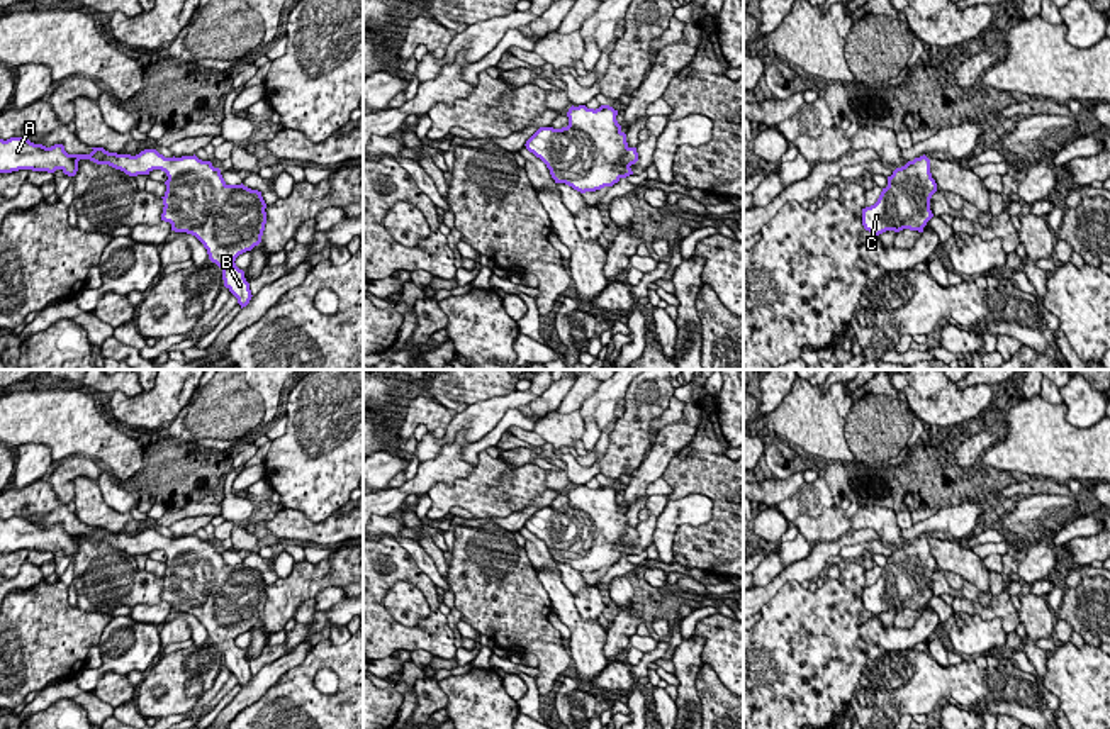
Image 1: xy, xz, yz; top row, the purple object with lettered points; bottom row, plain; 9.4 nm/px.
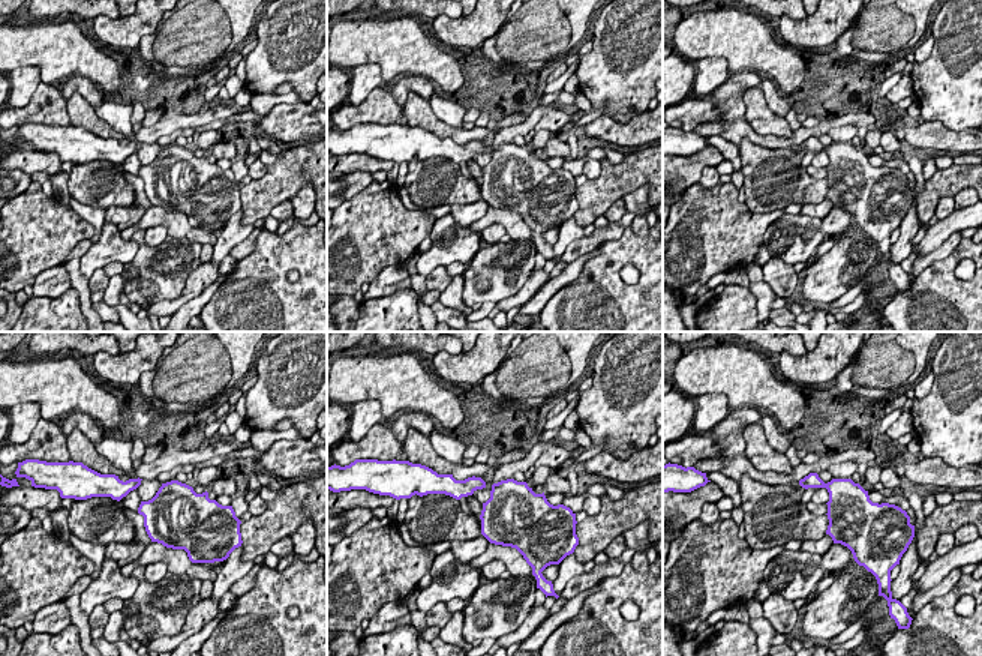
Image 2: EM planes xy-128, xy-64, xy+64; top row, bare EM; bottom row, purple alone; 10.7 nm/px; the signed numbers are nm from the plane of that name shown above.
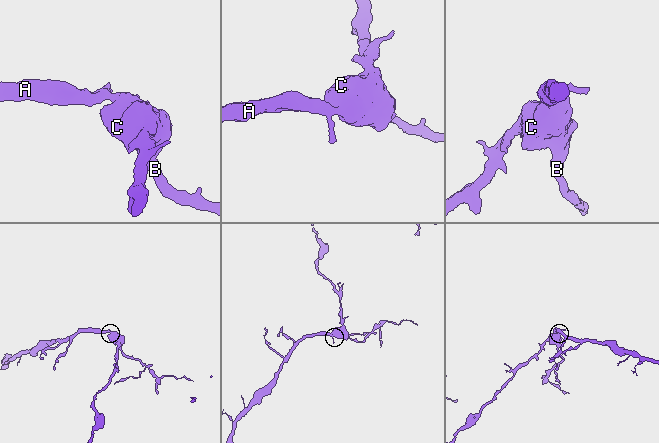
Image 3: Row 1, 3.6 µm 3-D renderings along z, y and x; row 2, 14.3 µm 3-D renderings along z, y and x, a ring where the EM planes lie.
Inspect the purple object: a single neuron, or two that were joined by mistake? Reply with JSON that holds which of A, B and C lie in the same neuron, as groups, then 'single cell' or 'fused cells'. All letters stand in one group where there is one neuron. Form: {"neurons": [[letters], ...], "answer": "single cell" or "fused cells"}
{"neurons": [["A", "B", "C"]], "answer": "single cell"}

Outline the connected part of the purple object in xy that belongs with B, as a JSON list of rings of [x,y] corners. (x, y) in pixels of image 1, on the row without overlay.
[[[27,517],[0,519],[0,553],[19,549],[48,551],[61,549],[68,556],[75,556],[80,539],[90,539],[97,544],[109,544],[129,556],[149,554],[153,549],[166,553],[166,571],[163,578],[161,600],[171,604],[171,610],[195,615],[207,629],[209,639],[222,649],[224,666],[246,687],[251,680],[249,663],[244,651],[236,646],[236,637],[251,631],[261,622],[266,604],[266,583],[261,571],[241,565],[227,565],[219,548],[210,541],[202,541],[195,534],[182,537],[165,537],[156,529],[144,529],[136,536],[109,532],[104,527],[92,527],[90,534],[68,534],[63,524],[46,527],[34,524]]]

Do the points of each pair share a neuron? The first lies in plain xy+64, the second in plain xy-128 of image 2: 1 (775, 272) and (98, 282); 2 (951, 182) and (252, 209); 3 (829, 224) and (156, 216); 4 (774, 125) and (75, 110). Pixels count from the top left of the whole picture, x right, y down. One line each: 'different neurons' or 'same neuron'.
1: same neuron
2: same neuron
3: different neurons
4: same neuron

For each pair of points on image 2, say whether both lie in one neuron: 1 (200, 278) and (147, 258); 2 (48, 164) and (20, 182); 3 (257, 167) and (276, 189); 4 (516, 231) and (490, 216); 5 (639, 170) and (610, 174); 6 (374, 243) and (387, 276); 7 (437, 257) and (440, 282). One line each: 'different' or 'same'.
1: different
2: different
3: different
4: same
5: same
6: different
7: different

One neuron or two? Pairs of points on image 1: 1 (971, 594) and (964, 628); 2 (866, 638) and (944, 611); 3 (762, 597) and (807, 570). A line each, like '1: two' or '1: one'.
1: two
2: two
3: one

